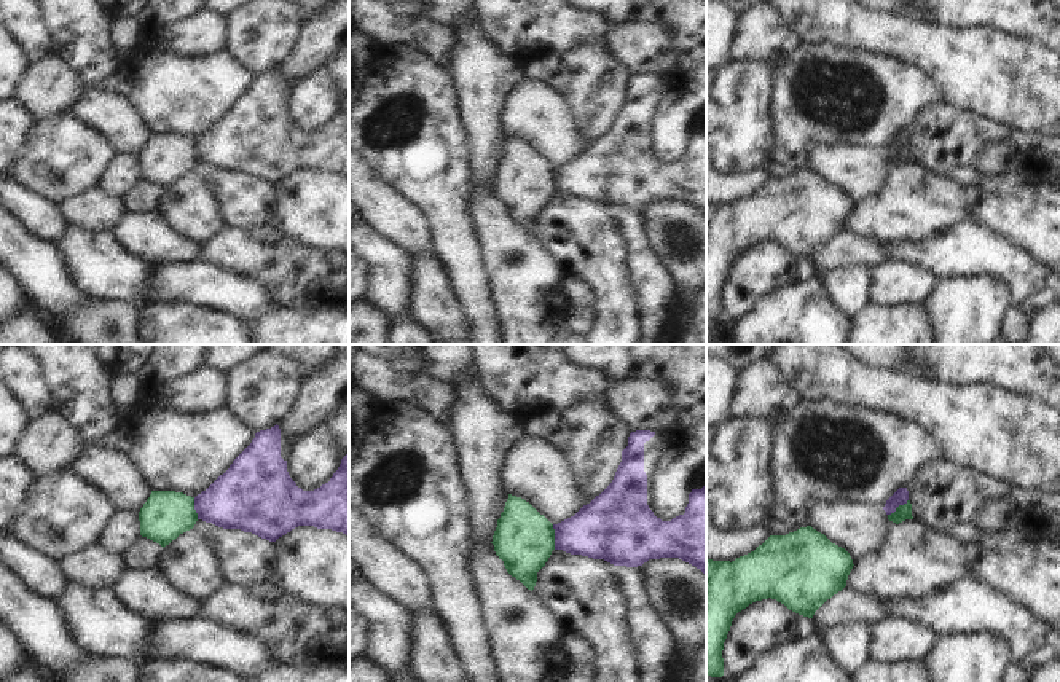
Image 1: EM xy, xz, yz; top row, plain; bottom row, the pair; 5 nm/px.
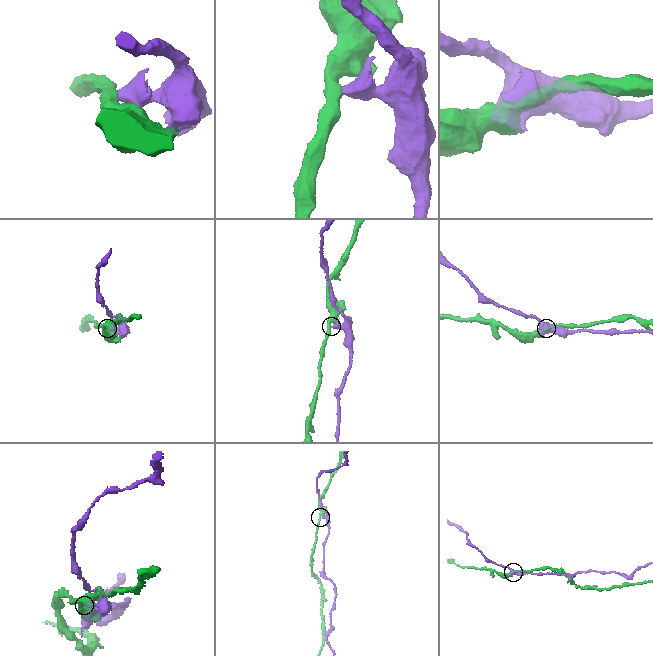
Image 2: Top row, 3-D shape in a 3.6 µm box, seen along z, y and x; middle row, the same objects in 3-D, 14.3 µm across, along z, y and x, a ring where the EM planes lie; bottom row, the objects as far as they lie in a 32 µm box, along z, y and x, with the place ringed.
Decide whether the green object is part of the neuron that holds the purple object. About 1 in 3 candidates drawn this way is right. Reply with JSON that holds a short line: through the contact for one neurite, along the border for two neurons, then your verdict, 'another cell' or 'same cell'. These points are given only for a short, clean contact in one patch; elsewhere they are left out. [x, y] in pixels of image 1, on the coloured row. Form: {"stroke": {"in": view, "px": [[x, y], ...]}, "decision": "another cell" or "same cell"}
{"stroke": {"in": "xz", "px": [[552, 525], [555, 548]]}, "decision": "another cell"}

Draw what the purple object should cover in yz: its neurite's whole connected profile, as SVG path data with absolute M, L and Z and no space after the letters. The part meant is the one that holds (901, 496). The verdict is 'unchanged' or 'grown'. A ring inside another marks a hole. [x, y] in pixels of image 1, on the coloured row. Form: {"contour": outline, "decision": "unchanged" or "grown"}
{"contour": "M899 488L885 504L883 510L886 515L891 515L896 512L899 505L907 504L909 500L909 491L907 488Z", "decision": "unchanged"}

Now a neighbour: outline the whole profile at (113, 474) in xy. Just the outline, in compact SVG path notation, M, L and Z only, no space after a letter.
M86 443L69 472L100 489L115 512L139 513L151 494L129 456L97 443Z

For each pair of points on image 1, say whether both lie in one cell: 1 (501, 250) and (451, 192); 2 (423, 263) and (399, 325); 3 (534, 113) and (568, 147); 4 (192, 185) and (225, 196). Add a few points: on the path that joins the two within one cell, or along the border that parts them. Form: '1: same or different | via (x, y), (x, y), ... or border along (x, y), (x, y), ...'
1: different | border along (467, 185), (467, 217), (480, 246)
2: different | border along (408, 311), (423, 327)
3: same | via (542, 121), (560, 139)
4: different | border along (195, 169), (209, 190), (223, 225)

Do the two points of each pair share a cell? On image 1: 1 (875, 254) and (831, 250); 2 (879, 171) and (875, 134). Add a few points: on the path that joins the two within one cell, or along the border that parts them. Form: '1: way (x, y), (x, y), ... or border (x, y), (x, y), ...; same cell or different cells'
1: way (864, 252), (842, 250); same cell
2: border (840, 145), (864, 145), (882, 150); different cells

